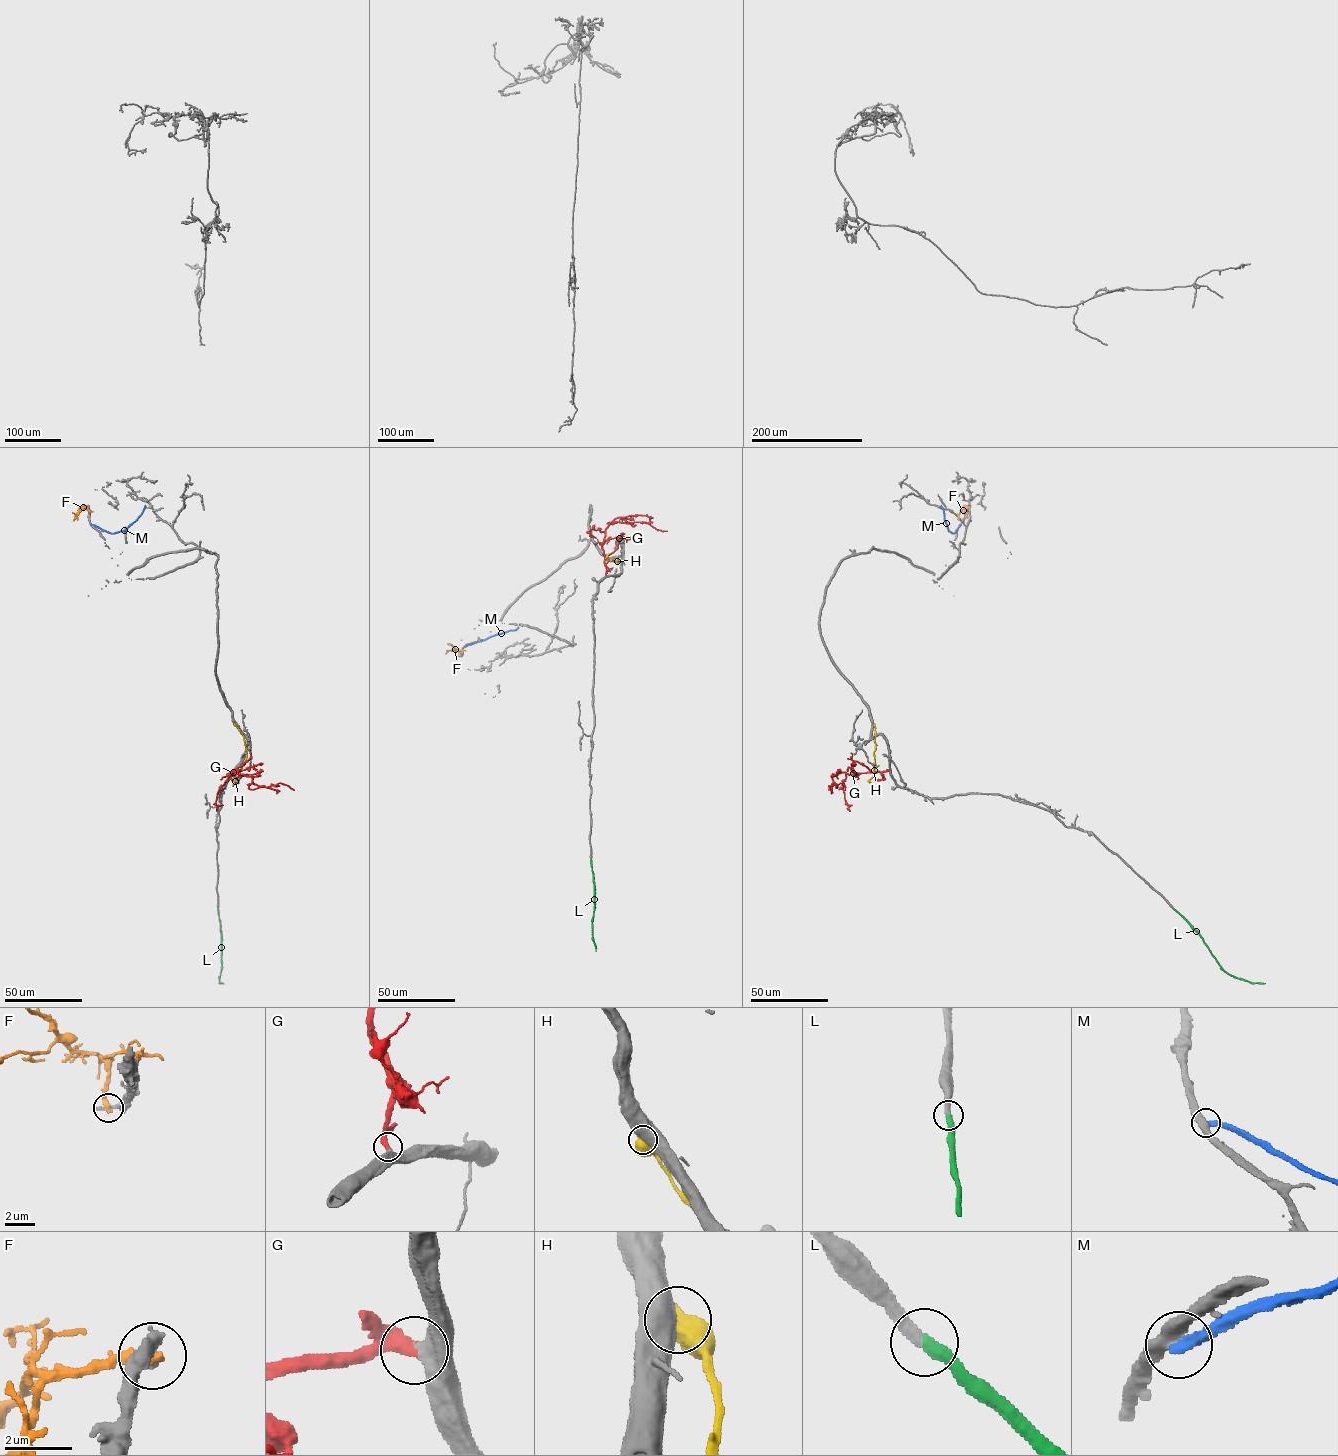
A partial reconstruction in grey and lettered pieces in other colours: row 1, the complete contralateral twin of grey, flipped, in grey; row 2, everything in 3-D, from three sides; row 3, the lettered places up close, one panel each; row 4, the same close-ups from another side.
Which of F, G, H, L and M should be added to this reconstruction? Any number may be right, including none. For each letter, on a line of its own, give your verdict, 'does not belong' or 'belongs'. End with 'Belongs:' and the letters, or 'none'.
F: does not belong
G: belongs
H: does not belong
L: belongs
M: does not belong
Belongs: G, L

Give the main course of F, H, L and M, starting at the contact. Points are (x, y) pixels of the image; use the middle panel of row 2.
F: (459, 656), (458, 650), (446, 650)
H: (607, 559), (620, 560), (609, 560), (608, 555), (606, 559)
L: (591, 860), (594, 904), (592, 936), (595, 951)
M: (464, 647), (518, 627)

